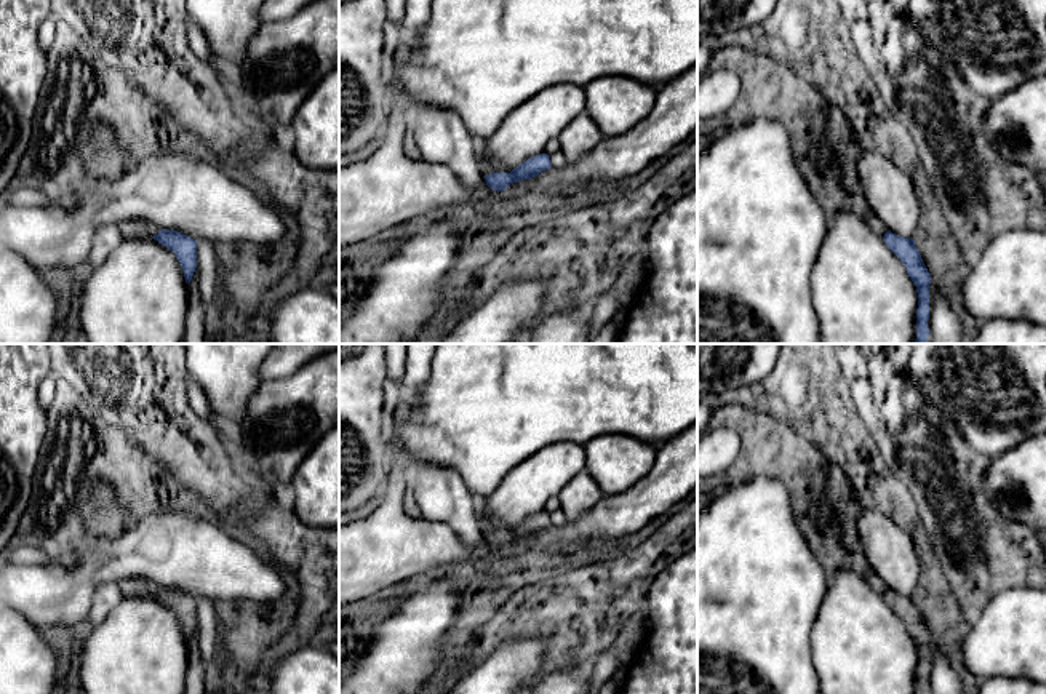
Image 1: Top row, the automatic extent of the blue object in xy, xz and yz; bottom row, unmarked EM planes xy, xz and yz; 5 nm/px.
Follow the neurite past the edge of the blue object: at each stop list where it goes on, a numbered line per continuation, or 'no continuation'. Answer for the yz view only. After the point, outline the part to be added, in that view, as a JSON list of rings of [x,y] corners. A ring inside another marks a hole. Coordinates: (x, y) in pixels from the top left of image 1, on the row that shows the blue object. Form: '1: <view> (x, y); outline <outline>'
1: yz (768, 88); outline [[[713,42],[712,56],[709,62],[709,72],[729,70],[737,75],[741,82],[741,91],[733,107],[720,117],[697,118],[697,139],[712,134],[718,128],[731,128],[739,123],[749,123],[758,117],[774,120],[785,130],[792,149],[798,158],[801,174],[804,176],[811,193],[827,214],[849,213],[862,219],[876,235],[884,237],[888,229],[870,209],[859,182],[859,176],[854,168],[835,152],[828,150],[828,146],[822,136],[822,120],[811,114],[809,102],[812,86],[795,75],[788,67],[747,50],[736,43]],[[819,163],[828,163],[833,173],[822,177],[817,171]]]

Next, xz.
1: xz (487, 168); outline [[[481,163],[481,173],[483,176],[488,176],[491,173],[510,173],[515,168],[507,168],[507,166],[494,166],[491,163]],[[515,166],[517,168],[517,166]]]

